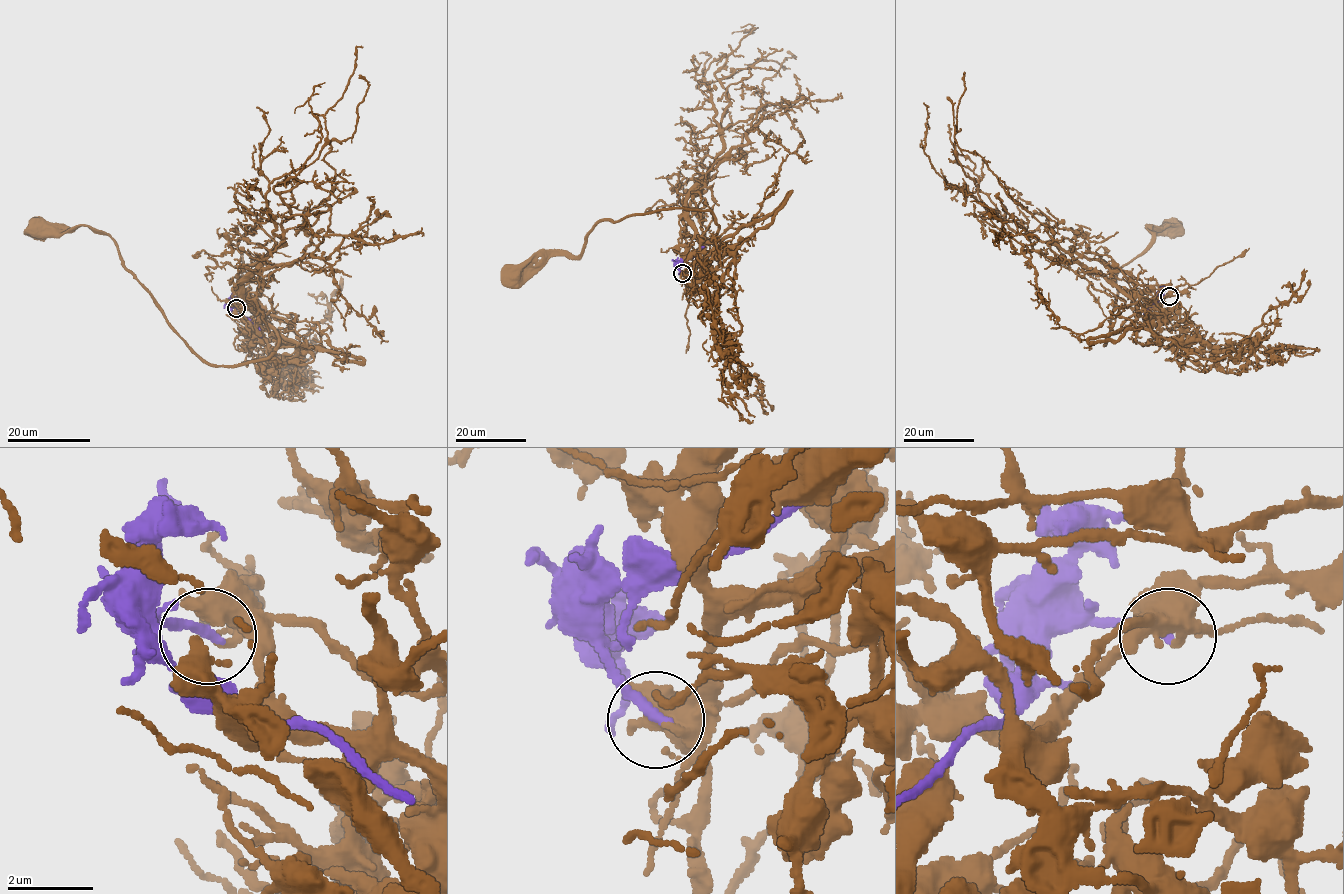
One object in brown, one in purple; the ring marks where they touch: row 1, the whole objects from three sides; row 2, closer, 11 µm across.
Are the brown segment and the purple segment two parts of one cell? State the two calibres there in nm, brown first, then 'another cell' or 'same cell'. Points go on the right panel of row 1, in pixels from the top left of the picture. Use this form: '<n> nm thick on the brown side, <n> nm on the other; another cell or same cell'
240 nm thick on the brown side, 260 nm on the other; same cell

